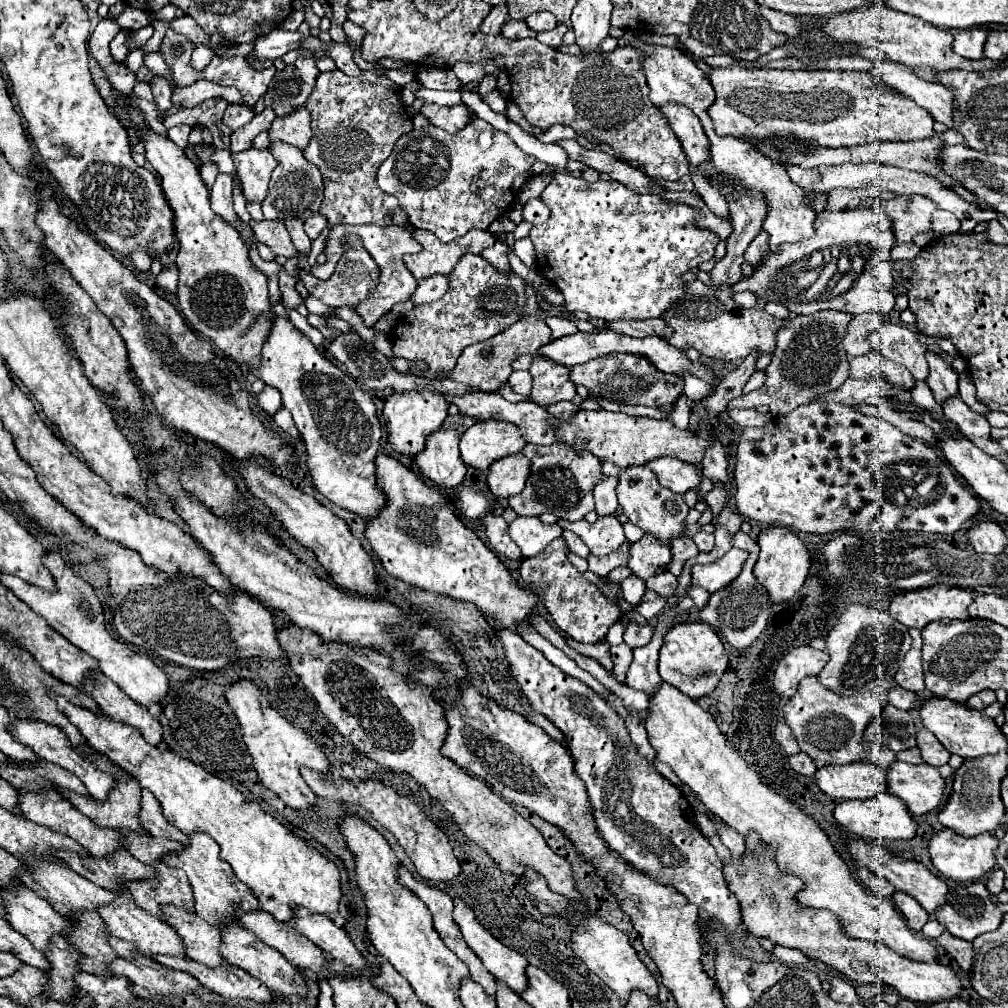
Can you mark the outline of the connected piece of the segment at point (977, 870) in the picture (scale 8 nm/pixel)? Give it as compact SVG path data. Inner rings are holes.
M949 828L939 830L929 842L929 854L931 854L933 866L945 878L955 882L975 882L975 880L981 880L985 874L989 874L989 870L995 866L995 854L993 854L995 848L997 848L997 840L989 832L967 838L951 832Z

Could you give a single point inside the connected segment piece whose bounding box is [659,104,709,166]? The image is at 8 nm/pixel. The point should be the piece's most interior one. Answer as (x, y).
(687, 128)

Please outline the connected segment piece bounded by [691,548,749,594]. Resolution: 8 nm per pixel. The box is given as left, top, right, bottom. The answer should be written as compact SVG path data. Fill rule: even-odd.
M731 548L725 556L721 556L715 562L695 564L695 566L691 566L691 584L701 586L711 594L717 592L739 576L741 566L747 560L747 556L749 554L745 550Z

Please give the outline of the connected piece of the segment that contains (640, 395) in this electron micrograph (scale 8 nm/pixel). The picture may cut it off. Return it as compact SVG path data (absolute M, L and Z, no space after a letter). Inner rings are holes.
M635 354L601 356L583 366L573 366L569 376L575 384L583 384L585 388L589 388L589 392L621 404L641 404L641 406L659 408L663 404L675 404L679 394L683 392L681 376L663 374L653 364L649 364L643 356L635 356Z

